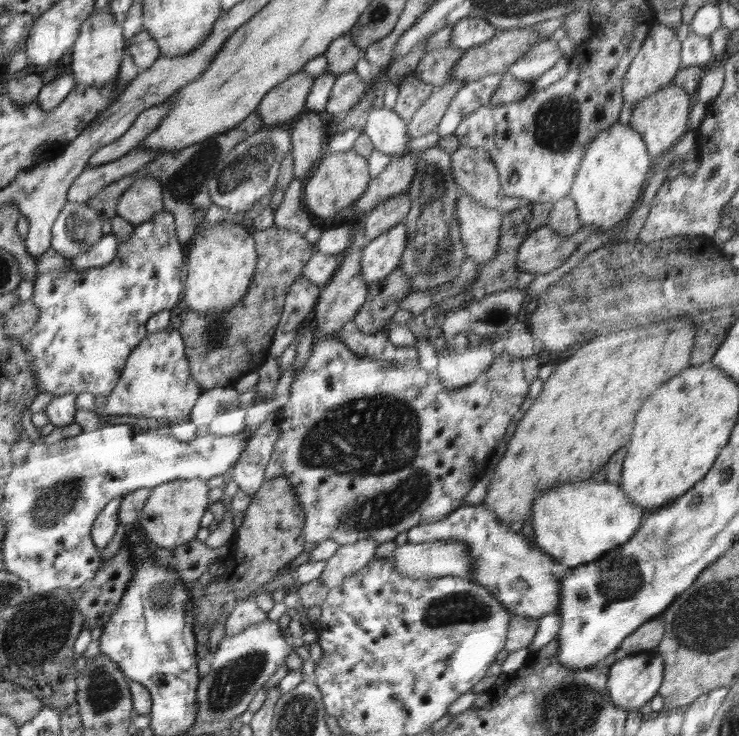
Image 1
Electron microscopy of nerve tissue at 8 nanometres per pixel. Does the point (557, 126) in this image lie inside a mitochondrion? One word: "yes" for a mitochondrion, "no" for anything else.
yes

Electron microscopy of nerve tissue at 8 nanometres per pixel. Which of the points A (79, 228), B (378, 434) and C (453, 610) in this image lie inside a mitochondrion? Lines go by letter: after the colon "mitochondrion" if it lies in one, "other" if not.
A: mitochondrion
B: mitochondrion
C: mitochondrion

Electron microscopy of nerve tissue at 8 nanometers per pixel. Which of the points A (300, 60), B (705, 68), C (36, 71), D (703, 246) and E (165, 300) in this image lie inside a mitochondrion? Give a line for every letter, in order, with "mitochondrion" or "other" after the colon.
A: other
B: other
C: other
D: other
E: other

